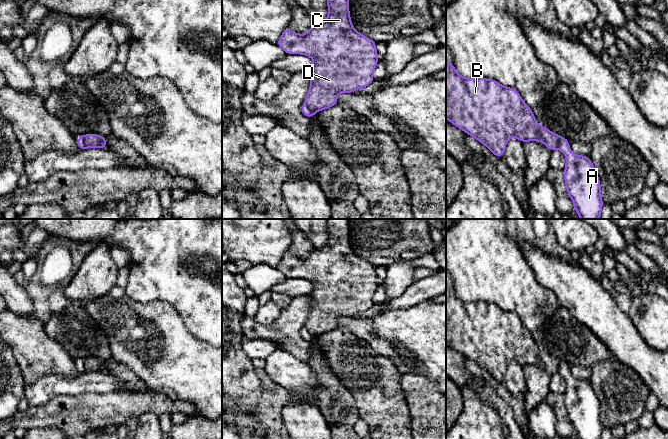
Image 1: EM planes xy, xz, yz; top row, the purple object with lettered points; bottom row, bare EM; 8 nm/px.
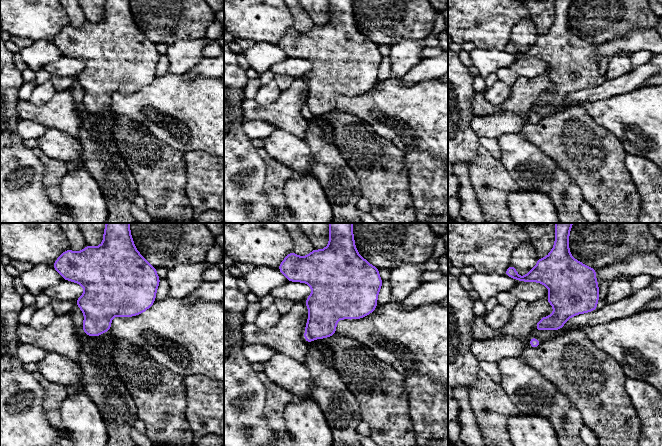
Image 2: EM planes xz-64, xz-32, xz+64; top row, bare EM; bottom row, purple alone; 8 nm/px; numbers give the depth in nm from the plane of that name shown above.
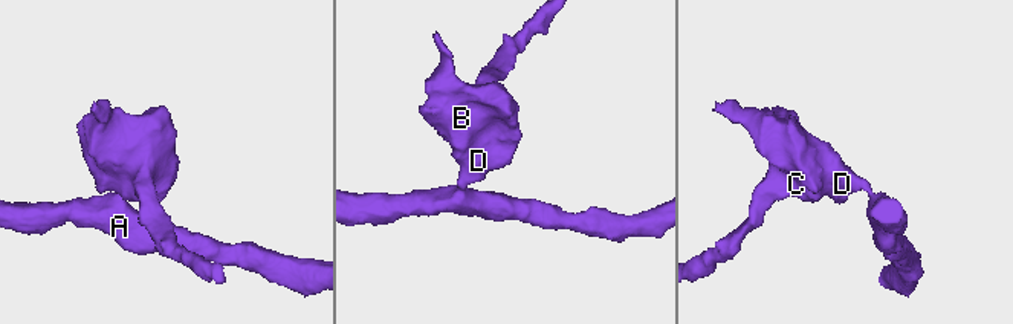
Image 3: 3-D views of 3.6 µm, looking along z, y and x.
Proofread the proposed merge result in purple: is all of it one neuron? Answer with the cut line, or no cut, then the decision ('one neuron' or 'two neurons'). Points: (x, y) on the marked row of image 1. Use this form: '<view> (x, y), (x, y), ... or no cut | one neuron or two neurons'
xy (82, 135), (84, 144), (87, 147) | two neurons

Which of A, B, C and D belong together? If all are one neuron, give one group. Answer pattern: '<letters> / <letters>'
A / B C D

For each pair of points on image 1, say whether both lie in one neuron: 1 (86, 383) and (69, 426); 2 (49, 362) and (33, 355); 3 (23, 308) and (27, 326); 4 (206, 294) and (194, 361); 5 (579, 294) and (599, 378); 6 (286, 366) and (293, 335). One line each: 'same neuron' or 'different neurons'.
1: different neurons
2: same neuron
3: different neurons
4: different neurons
5: different neurons
6: different neurons

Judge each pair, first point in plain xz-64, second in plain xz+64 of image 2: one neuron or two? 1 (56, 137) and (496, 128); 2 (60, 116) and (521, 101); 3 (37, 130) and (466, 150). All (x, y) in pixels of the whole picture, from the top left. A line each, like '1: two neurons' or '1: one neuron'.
1: two neurons
2: one neuron
3: two neurons

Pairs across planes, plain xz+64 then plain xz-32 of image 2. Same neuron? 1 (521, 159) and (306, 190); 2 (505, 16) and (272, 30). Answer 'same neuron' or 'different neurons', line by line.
1: different neurons
2: same neuron

